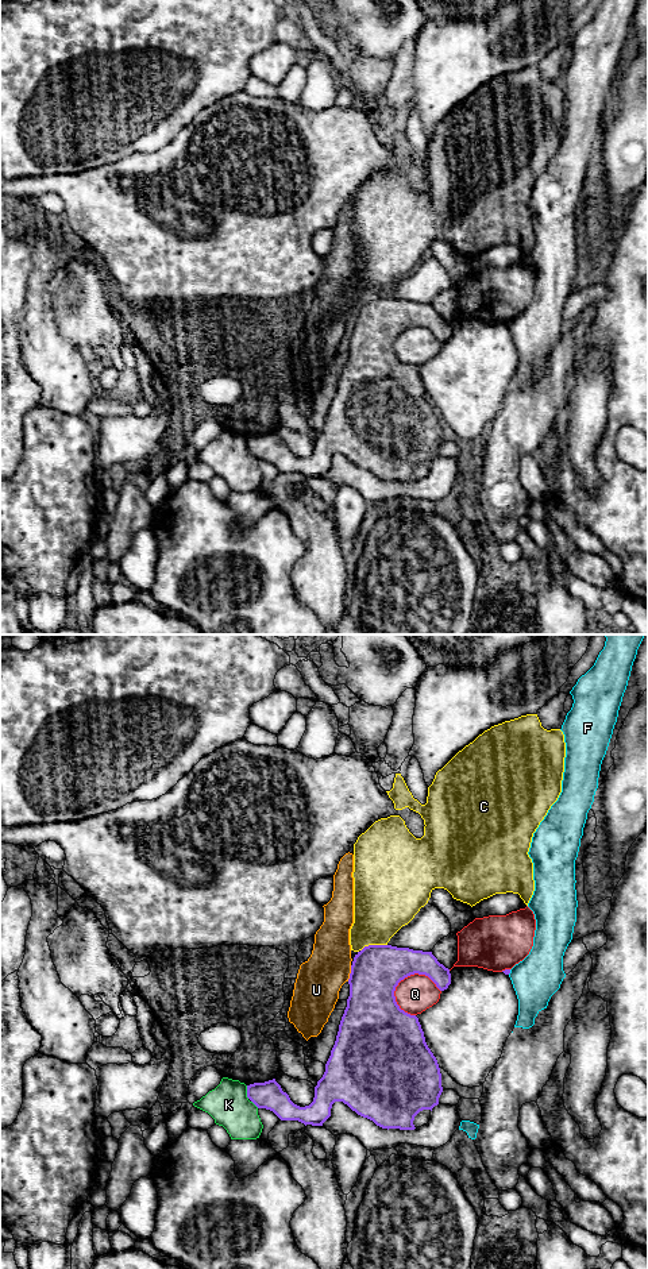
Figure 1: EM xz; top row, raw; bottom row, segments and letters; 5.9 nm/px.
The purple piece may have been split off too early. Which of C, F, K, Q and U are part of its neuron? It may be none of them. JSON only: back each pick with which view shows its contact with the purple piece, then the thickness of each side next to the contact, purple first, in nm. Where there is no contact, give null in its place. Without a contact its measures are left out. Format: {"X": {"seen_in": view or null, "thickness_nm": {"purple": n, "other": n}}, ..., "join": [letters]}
{"join": []}

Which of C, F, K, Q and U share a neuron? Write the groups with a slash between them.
C / F / K / Q / U

